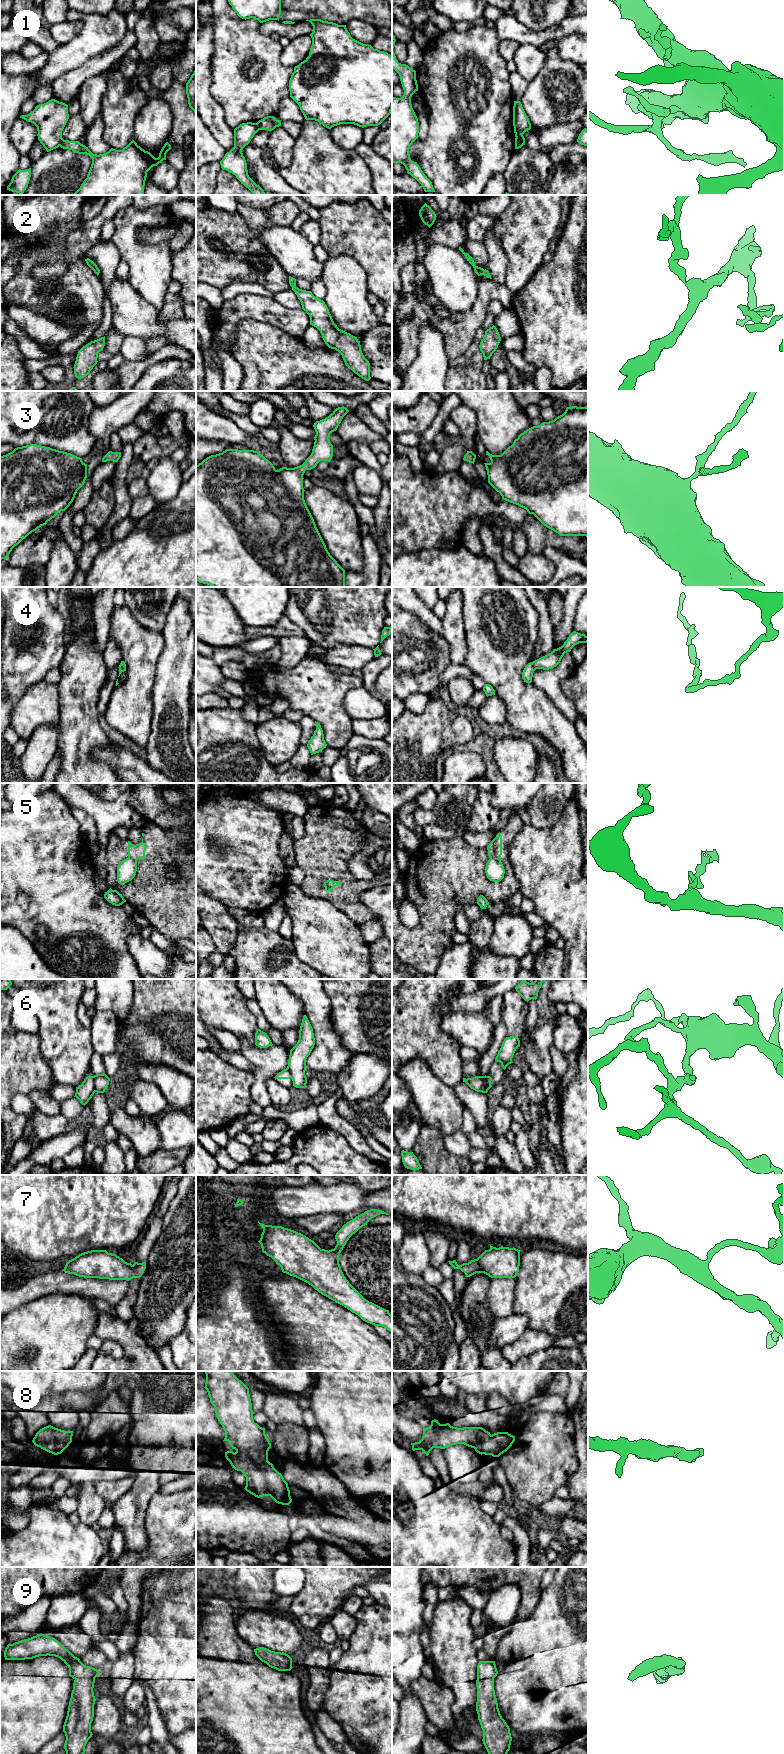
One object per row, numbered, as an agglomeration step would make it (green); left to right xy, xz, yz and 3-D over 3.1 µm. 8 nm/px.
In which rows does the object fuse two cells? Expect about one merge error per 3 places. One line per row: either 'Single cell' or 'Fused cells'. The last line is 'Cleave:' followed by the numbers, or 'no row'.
1: Fused cells
2: Single cell
3: Single cell
4: Single cell
5: Fused cells
6: Fused cells
7: Single cell
8: Single cell
9: Single cell
Cleave: 1, 5, 6

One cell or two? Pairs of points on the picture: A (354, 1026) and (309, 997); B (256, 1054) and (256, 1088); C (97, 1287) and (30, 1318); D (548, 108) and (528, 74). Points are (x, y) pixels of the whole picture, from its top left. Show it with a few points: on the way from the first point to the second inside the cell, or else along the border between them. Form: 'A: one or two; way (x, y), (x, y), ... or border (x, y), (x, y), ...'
A: two; border (323, 989), (330, 1001), (331, 1027), (337, 1034)
B: one; way (262, 1062), (260, 1080)
C: two; border (55, 1293), (77, 1294), (90, 1298)
D: two; border (545, 59), (541, 70), (528, 83)

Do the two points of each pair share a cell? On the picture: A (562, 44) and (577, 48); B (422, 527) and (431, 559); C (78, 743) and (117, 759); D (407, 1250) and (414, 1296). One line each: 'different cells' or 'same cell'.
A: same cell
B: different cells
C: different cells
D: different cells

